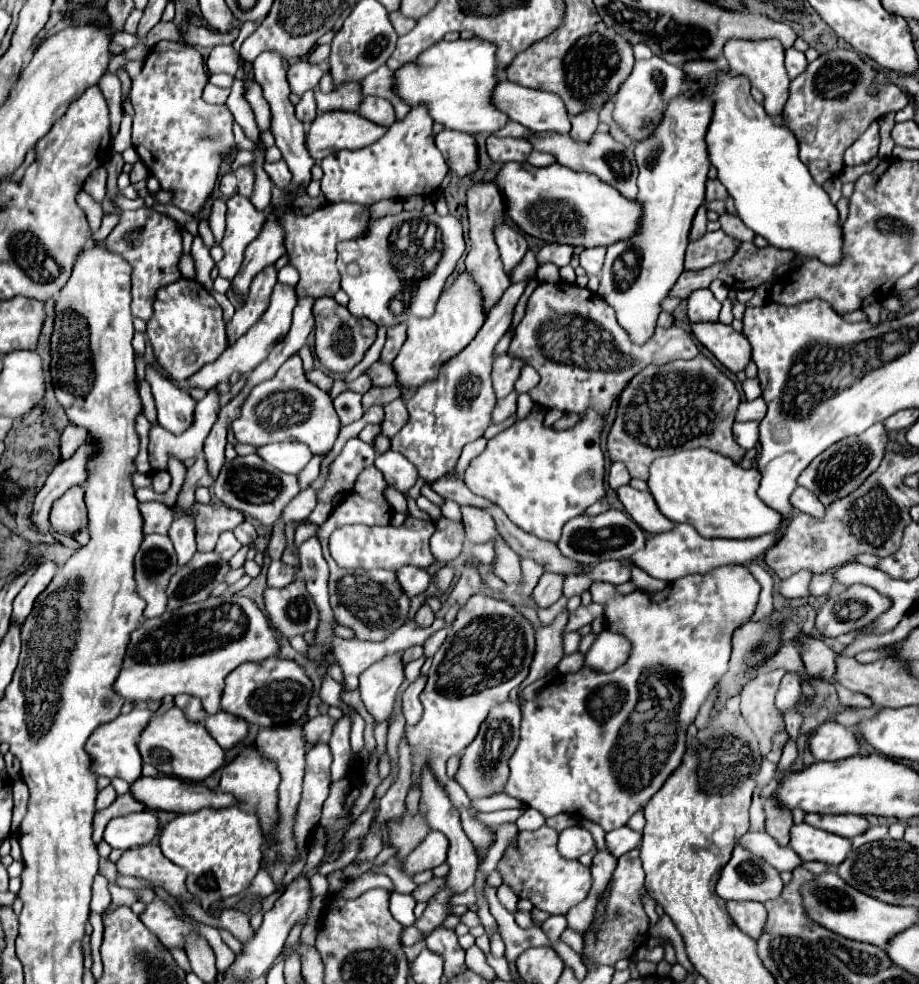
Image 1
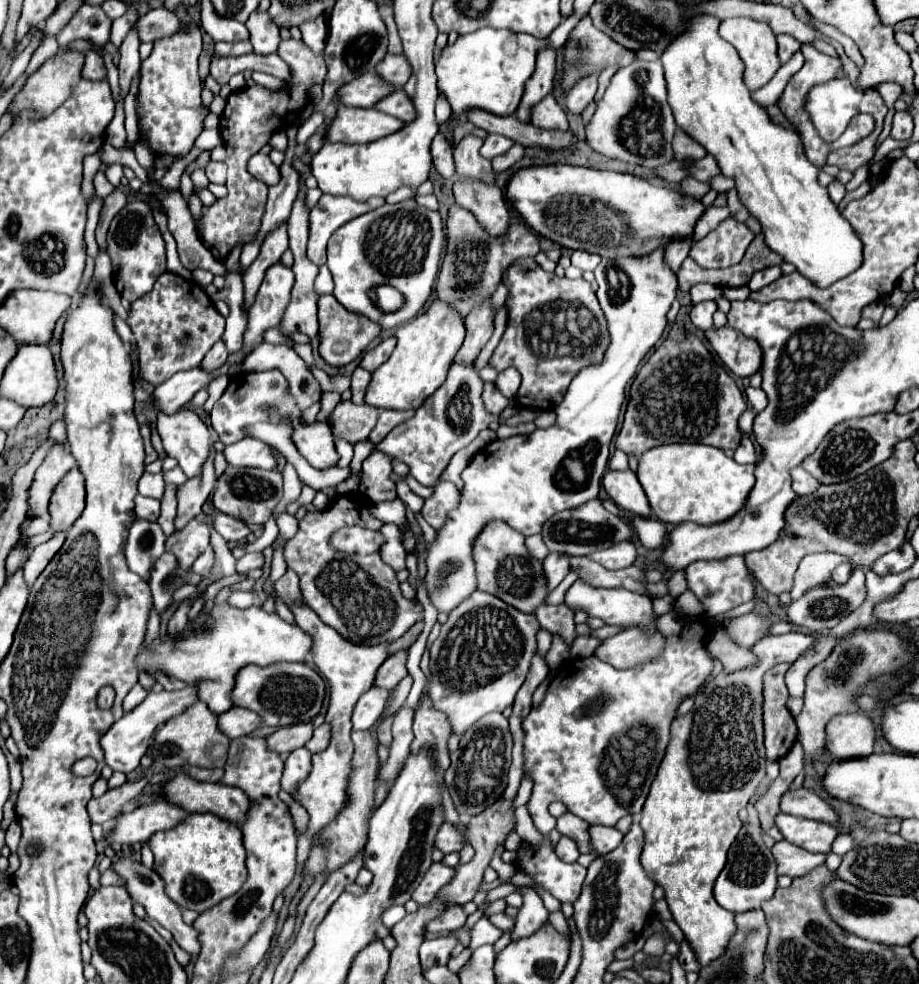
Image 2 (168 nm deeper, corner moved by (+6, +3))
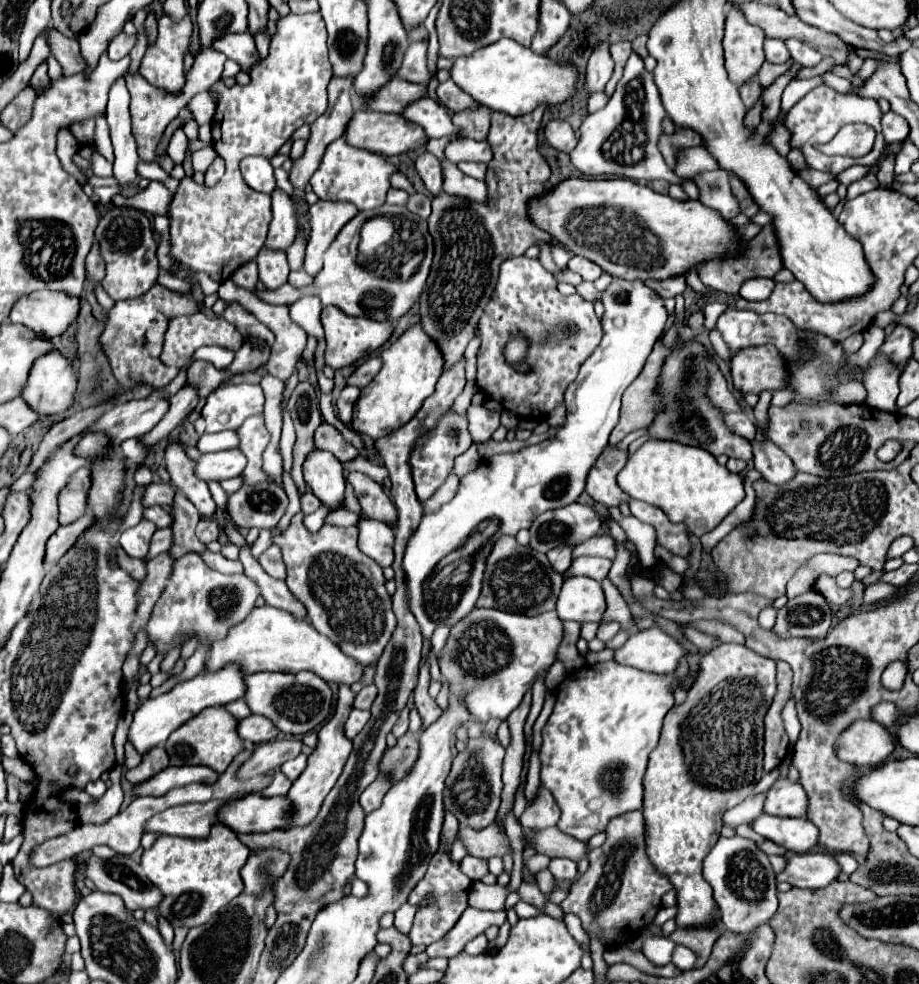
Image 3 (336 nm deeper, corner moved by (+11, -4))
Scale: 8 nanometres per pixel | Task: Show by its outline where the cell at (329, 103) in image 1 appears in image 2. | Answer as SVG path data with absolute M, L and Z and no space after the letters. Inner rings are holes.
M372 71L364 73L362 77L356 77L354 81L346 83L342 89L338 89L338 101L342 105L350 107L372 107L378 99L386 97L392 89Z

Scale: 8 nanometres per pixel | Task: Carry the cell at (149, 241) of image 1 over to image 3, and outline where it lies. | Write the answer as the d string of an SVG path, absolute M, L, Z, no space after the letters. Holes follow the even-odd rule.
M109 206L99 220L99 226L95 228L95 240L99 242L101 256L107 266L107 276L103 278L103 288L113 300L125 300L125 298L137 298L145 294L155 282L157 282L157 244L153 240L153 232L149 226L149 220L143 212L129 208L129 206Z

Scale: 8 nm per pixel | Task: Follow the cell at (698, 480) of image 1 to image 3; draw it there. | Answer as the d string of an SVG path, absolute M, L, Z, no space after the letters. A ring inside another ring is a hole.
M647 440L629 456L617 476L617 484L627 496L661 508L671 522L687 524L689 532L695 536L713 530L745 498L739 474L717 464L707 450L673 440Z

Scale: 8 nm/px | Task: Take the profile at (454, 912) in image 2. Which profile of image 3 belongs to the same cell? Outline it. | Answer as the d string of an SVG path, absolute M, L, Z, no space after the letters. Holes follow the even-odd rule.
M445 850L445 852L437 852L429 864L429 870L425 874L423 880L419 880L419 884L413 888L413 892L409 894L409 904L417 904L421 902L427 894L433 894L433 902L425 908L421 908L415 916L415 924L409 932L409 940L413 946L419 946L419 944L433 944L437 940L441 940L455 924L457 920L461 918L461 914L465 912L467 908L467 894L469 894L469 888L471 888L471 880L461 872L459 864L451 860L451 850Z

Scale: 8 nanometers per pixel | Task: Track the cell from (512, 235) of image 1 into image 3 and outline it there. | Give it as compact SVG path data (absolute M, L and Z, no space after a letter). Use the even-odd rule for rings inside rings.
M441 160L443 166L443 190L453 196L463 196L473 202L487 202L487 186L481 180L465 176L453 162Z

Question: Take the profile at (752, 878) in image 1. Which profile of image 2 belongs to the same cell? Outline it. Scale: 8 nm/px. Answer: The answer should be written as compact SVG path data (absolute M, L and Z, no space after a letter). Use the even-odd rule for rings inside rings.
M748 807L748 819L750 819L750 825L742 827L742 831L738 833L736 841L728 851L728 863L718 875L714 885L714 899L718 901L718 905L722 905L732 913L758 909L760 903L768 901L776 891L776 861L770 849L762 843L760 823L754 807Z

